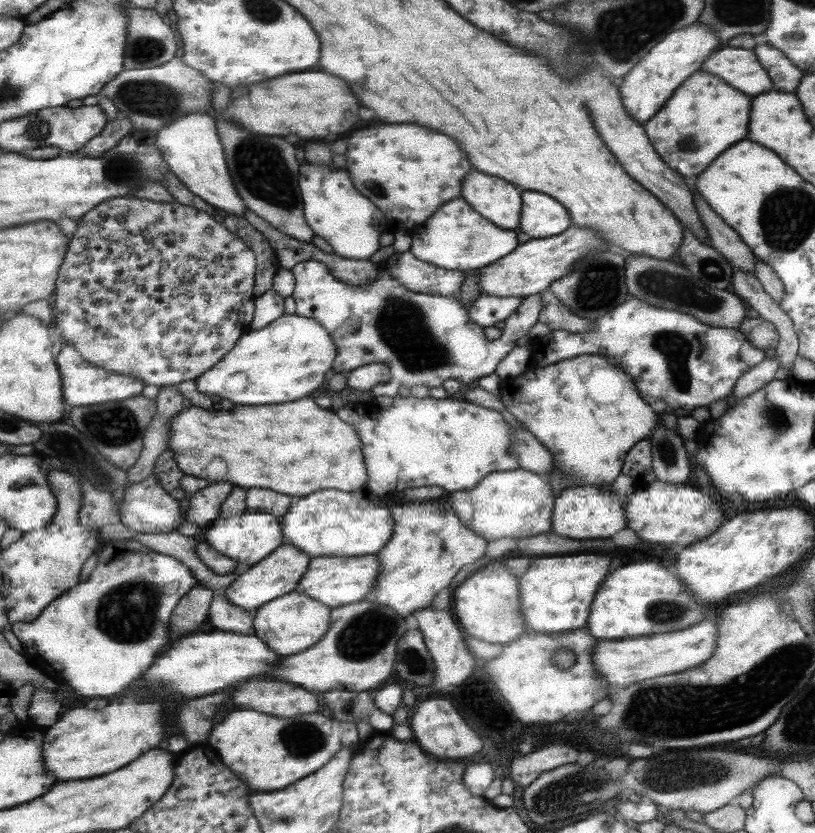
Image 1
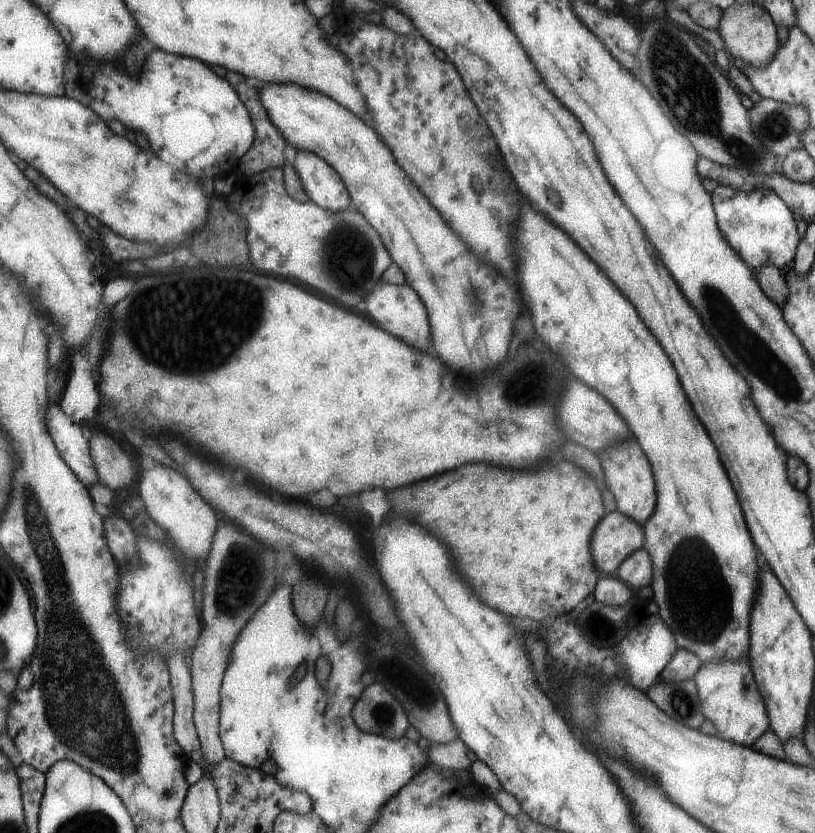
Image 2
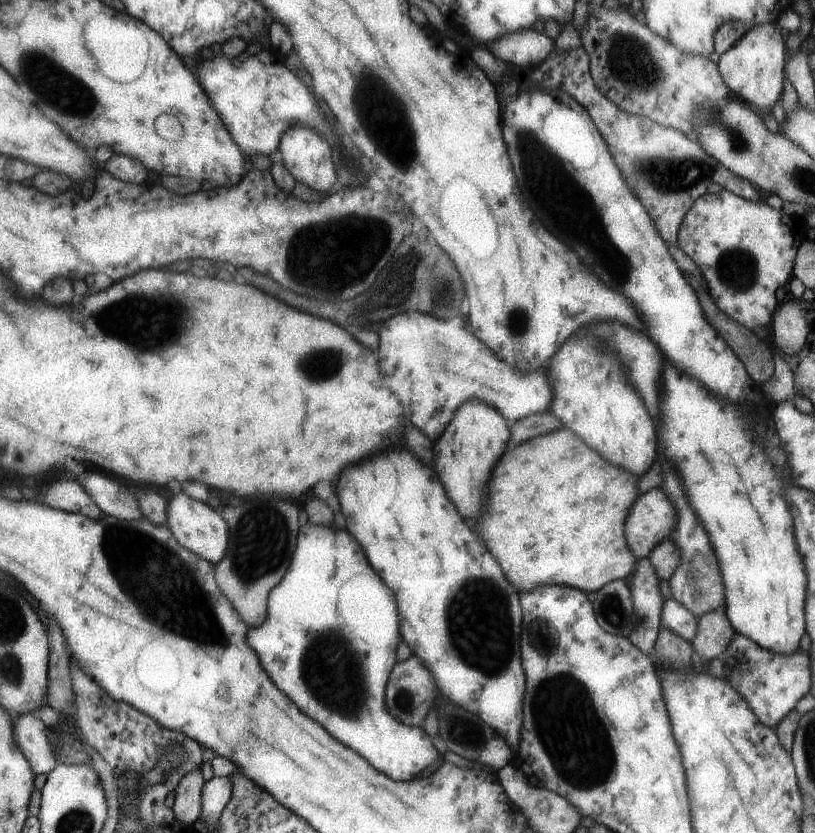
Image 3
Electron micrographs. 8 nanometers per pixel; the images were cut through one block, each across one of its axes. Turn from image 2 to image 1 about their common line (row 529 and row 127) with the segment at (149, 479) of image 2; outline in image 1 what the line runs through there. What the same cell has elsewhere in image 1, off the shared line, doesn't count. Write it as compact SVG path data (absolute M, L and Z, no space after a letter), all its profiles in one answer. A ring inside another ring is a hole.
M190 114L158 129L157 132L156 148L160 148L170 171L190 189L190 192L196 193L204 202L221 212L244 216L247 205L235 187L230 170L226 168L226 153L220 144L222 137L218 136L219 129L214 118L210 118L208 114Z

